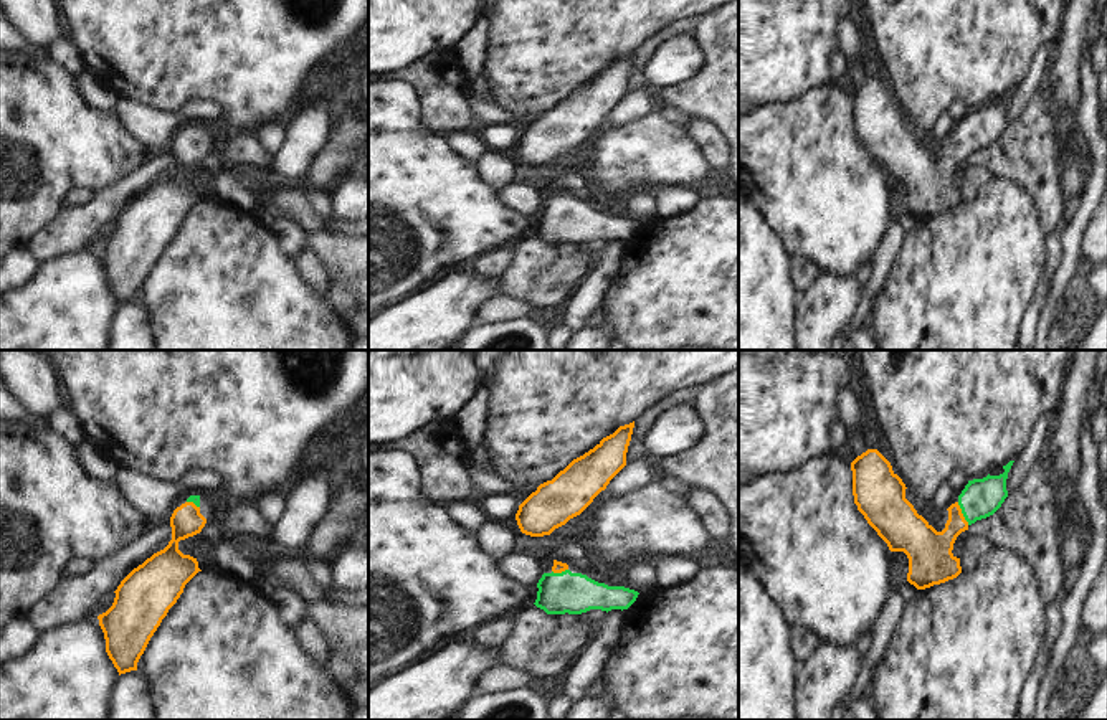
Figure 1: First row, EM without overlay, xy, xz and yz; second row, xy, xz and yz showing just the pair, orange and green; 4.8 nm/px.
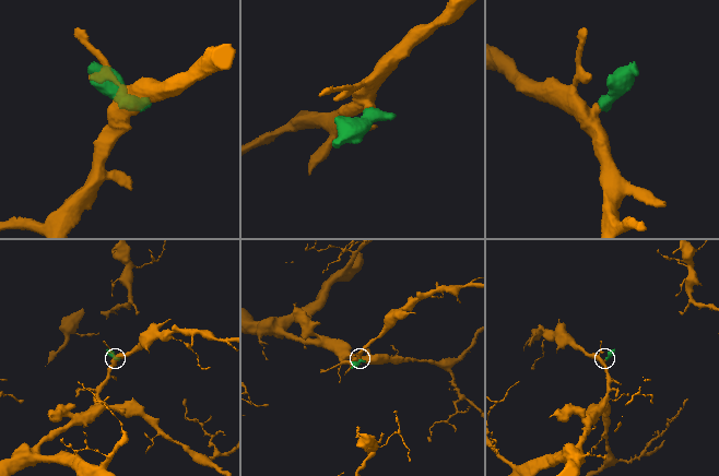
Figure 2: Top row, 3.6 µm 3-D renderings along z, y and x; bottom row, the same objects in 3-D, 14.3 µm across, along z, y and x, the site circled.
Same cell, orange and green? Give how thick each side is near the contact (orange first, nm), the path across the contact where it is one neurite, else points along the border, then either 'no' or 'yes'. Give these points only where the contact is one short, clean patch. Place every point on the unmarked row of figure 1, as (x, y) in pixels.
220 nm thick on the orange side, 190 nm on the other; runs through yz (929, 182), (955, 156), (962, 144), (982, 127); yes

